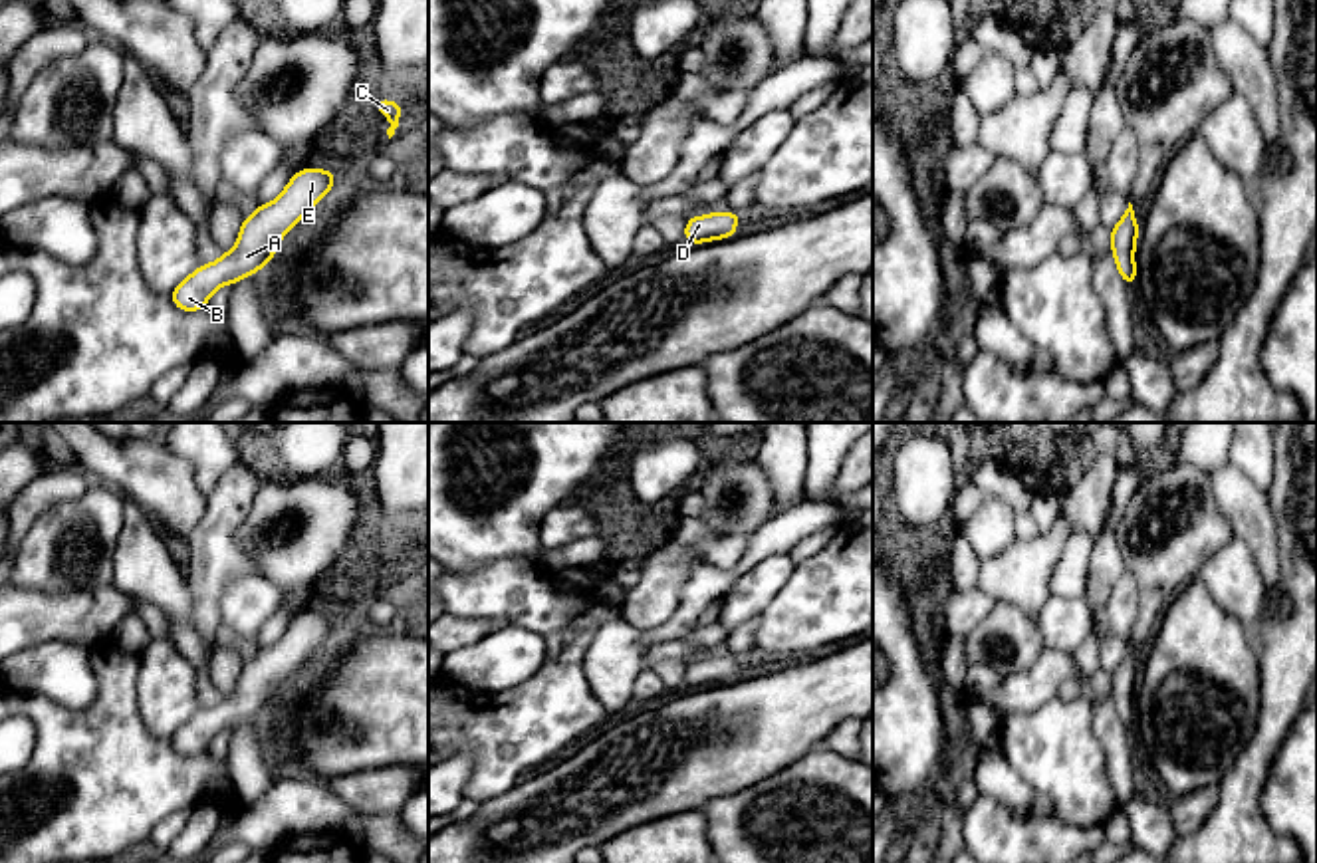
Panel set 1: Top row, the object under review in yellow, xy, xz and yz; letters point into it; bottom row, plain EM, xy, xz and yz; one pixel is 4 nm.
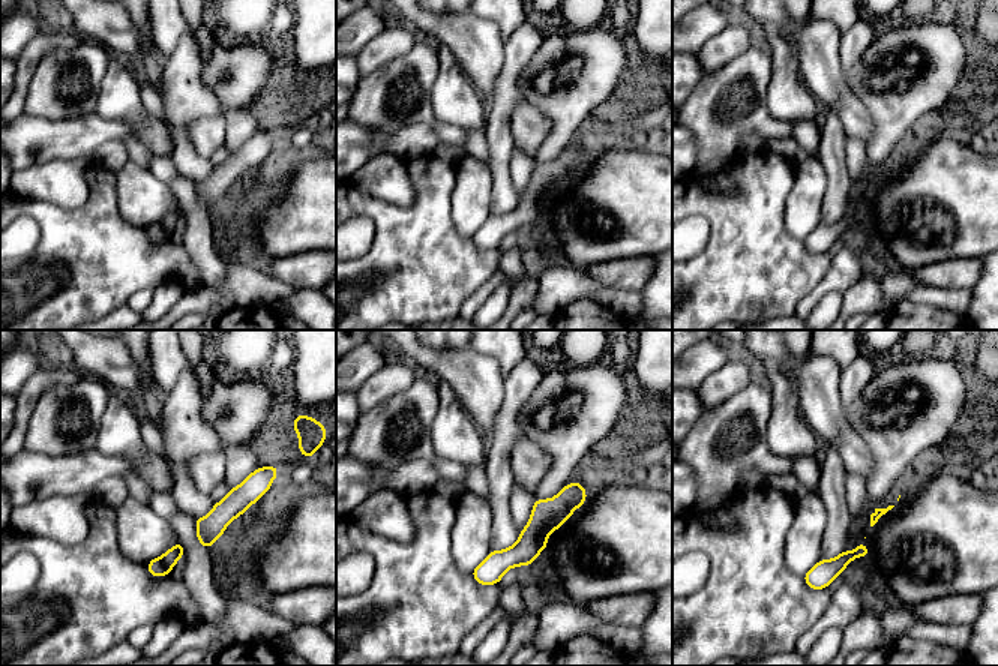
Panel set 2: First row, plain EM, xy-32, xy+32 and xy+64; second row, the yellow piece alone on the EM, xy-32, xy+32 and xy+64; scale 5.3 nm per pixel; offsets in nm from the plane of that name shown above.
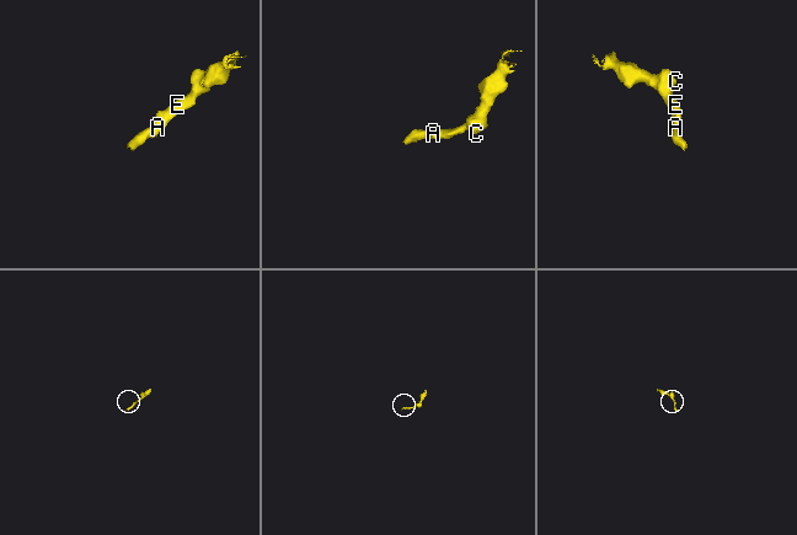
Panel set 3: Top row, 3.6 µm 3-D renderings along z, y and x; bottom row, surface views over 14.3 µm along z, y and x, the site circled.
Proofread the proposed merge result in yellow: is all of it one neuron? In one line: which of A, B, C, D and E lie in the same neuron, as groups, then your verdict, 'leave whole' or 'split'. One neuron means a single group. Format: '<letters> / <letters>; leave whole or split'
A B C D E; leave whole

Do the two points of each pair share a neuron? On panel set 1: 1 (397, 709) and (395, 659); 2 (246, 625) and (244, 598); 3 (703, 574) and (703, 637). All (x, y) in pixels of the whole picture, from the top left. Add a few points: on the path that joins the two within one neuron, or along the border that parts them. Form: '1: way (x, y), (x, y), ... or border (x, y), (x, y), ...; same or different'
1: way (397, 697), (395, 671); same
2: way (246, 619), (244, 604); same
3: border (697, 621), (681, 639); different

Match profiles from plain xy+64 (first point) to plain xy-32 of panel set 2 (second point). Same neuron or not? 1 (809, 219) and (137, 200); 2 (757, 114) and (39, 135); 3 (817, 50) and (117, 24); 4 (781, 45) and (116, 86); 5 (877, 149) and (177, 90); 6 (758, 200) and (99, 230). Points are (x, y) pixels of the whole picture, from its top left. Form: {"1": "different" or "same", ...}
{"1": "same", "2": "different", "3": "same", "4": "same", "5": "different", "6": "same"}

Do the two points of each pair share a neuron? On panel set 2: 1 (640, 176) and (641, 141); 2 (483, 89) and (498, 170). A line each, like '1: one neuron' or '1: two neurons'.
1: two neurons
2: two neurons

